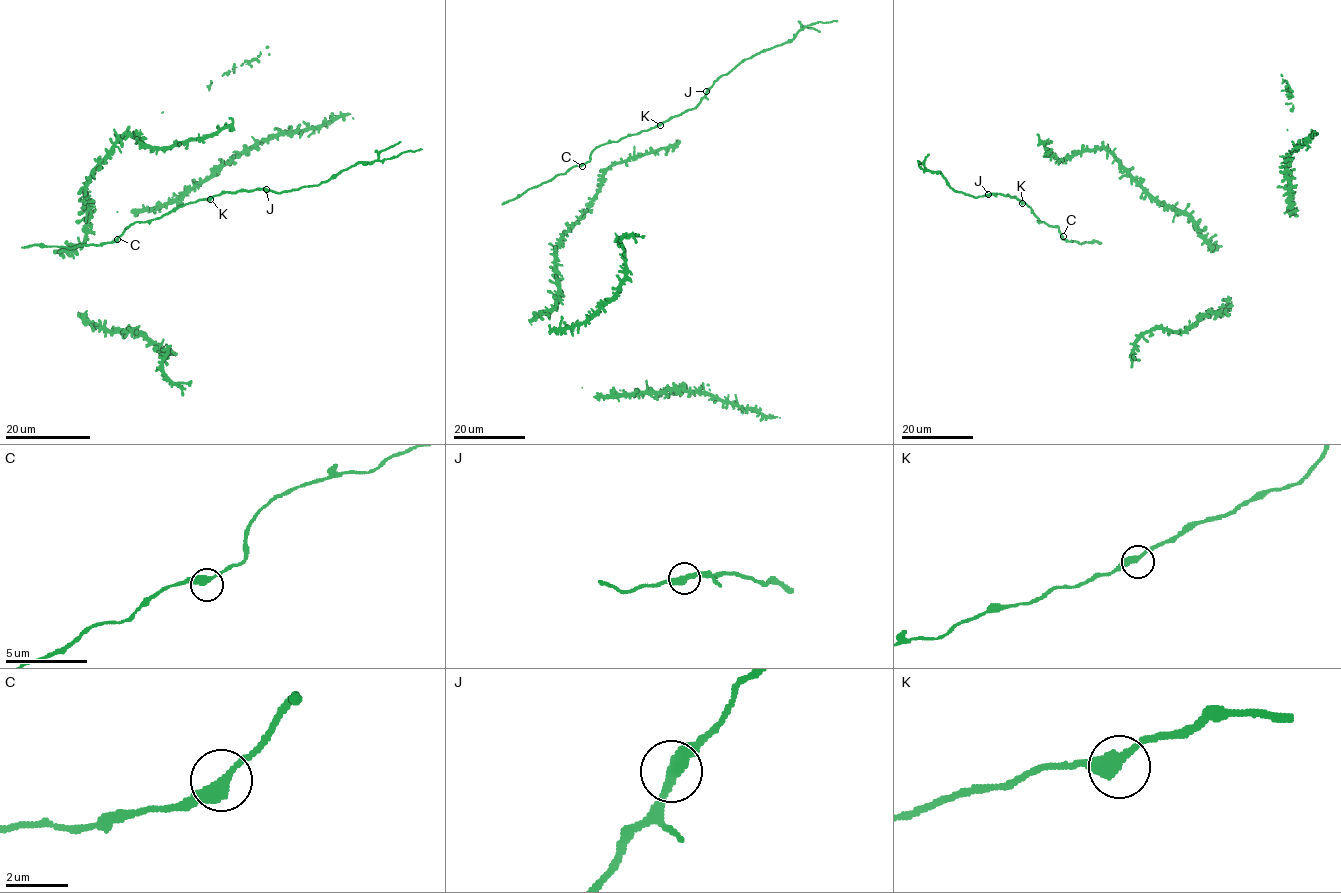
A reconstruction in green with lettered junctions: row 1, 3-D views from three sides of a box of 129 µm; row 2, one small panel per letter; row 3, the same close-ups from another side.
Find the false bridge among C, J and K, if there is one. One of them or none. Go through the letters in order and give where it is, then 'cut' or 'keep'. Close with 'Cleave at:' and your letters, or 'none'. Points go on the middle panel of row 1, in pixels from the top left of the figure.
C: (582, 166) | keep
J: (706, 91) | cut
K: (660, 125) | keep
Cleave at: J

